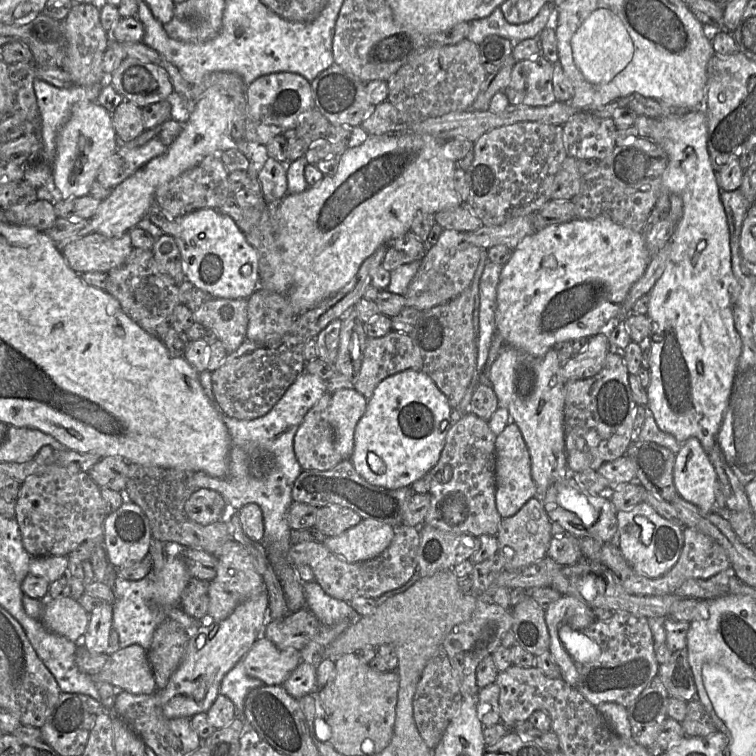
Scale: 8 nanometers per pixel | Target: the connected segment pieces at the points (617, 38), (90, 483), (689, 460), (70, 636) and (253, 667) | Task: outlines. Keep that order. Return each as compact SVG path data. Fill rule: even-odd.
M600 8L591 13L571 39L574 61L585 77L608 83L631 61L634 44L624 24L612 11Z
M51 466L46 474L27 477L15 503L15 519L22 543L32 557L68 556L81 543L92 540L96 544L90 557L95 580L105 584L110 564L104 541L107 516L101 487L90 474L82 471L73 473L62 466Z
M691 437L676 453L673 480L677 493L702 512L714 510L717 474L700 441Z
M71 596L45 598L40 621L49 631L71 642L81 642L89 625L90 613Z
M267 638L257 640L243 658L247 674L268 686L282 686L301 662L301 651L280 650Z

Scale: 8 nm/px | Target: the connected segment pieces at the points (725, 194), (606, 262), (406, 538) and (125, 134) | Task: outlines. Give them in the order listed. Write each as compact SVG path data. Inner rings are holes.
M739 189L721 191L720 198L726 213L730 234L730 251L732 252L732 247L739 247L738 239L740 239L743 220L752 204Z
M600 216L594 219L572 219L557 225L550 225L532 235L526 236L513 249L511 258L503 265L497 288L497 307L495 312L495 334L499 334L504 345L521 350L534 357L544 356L555 344L563 341L574 341L578 338L591 338L601 331L609 333L609 321L615 318L633 284L646 271L650 262L650 255L645 244L643 234L614 223L610 218Z
M404 524L394 527L390 545L377 557L356 563L348 563L332 553L323 543L302 542L291 545L288 558L295 566L308 565L315 574L315 581L329 596L350 602L356 597L377 599L383 594L406 584L417 572L417 552L420 543L419 527Z
M126 99L112 114L112 121L118 137L131 141L145 131L143 108Z

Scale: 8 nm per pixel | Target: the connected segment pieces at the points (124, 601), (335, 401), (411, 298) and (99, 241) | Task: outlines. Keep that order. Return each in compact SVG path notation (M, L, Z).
M151 571L147 576L140 580L128 580L117 578L115 582L115 601L113 606L113 628L119 635L120 647L137 644L147 651L150 649L154 633L158 626L166 619L172 619L179 622L187 631L190 638L201 628L207 628L186 612L180 606L161 605L154 600L154 582L152 577L154 572Z
M355 388L337 389L331 394L329 405L330 424L334 431L334 446L342 459L350 460L354 450L354 432L356 424L364 414L368 399Z
M443 229L436 244L426 251L424 257L421 259L418 271L408 285L407 291L404 294L406 306L424 311L436 305L443 304L461 294L466 288L470 287L480 261L480 256L481 248L466 241L463 232Z
M92 232L67 244L62 250L62 254L74 271L78 274L84 274L87 272L108 272L115 267L121 266L132 250L133 246L129 233L125 233L122 237L107 237Z

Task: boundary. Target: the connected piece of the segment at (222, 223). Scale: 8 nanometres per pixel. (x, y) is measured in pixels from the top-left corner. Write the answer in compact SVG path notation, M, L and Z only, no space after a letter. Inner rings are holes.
M211 208L199 209L176 219L177 233L174 238L180 250L186 280L215 297L248 299L260 285L259 258L256 248L249 243L236 222L219 209ZM246 263L252 265L252 273L248 276L241 273L241 267Z

